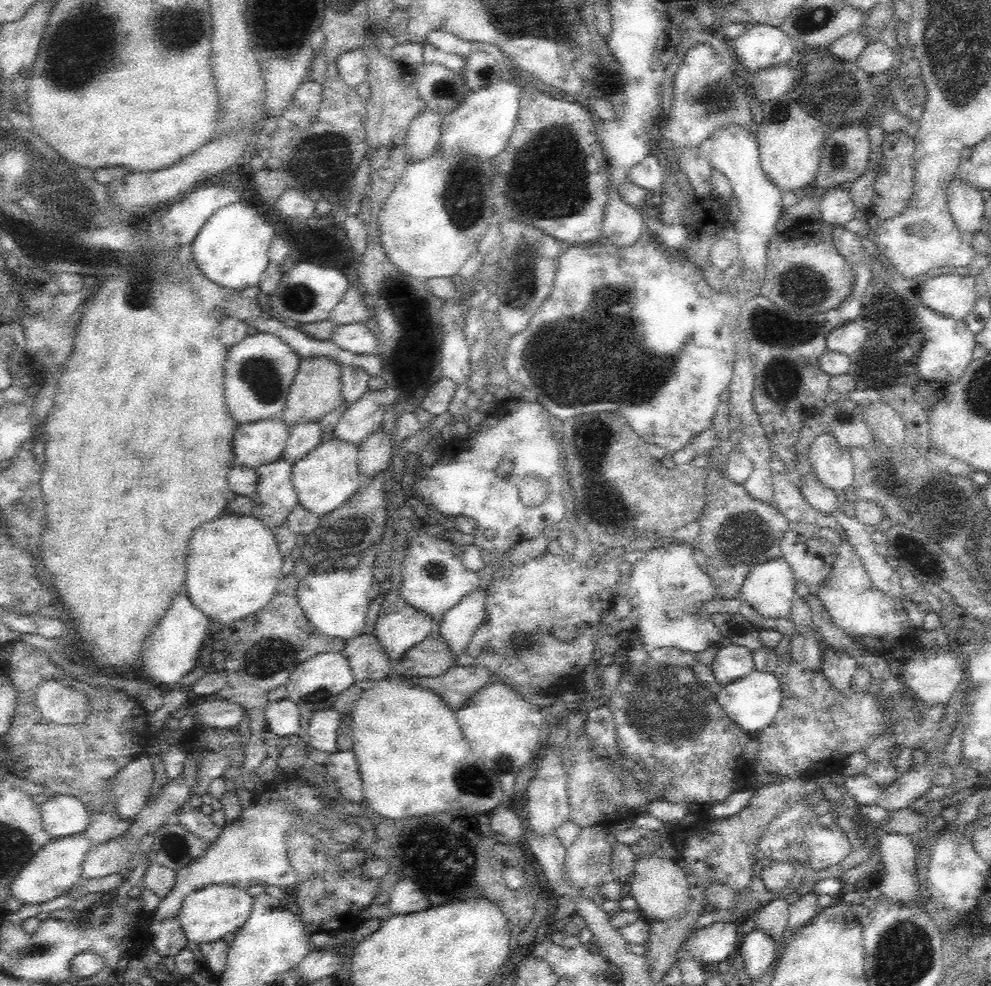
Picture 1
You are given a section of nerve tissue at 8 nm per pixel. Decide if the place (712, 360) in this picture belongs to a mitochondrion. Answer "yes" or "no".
no

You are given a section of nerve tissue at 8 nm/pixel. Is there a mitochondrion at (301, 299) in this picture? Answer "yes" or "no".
yes

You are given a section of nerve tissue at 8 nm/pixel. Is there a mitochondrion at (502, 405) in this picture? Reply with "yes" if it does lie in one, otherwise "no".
no

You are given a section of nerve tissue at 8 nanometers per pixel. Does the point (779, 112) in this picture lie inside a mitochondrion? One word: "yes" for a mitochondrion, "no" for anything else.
yes

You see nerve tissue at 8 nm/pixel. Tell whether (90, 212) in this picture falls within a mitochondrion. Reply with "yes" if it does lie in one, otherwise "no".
yes

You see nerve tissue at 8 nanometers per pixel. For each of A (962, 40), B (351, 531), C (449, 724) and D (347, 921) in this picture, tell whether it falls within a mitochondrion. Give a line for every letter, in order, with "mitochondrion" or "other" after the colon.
A: mitochondrion
B: mitochondrion
C: other
D: other

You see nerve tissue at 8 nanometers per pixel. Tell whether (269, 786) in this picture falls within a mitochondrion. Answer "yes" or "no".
no

